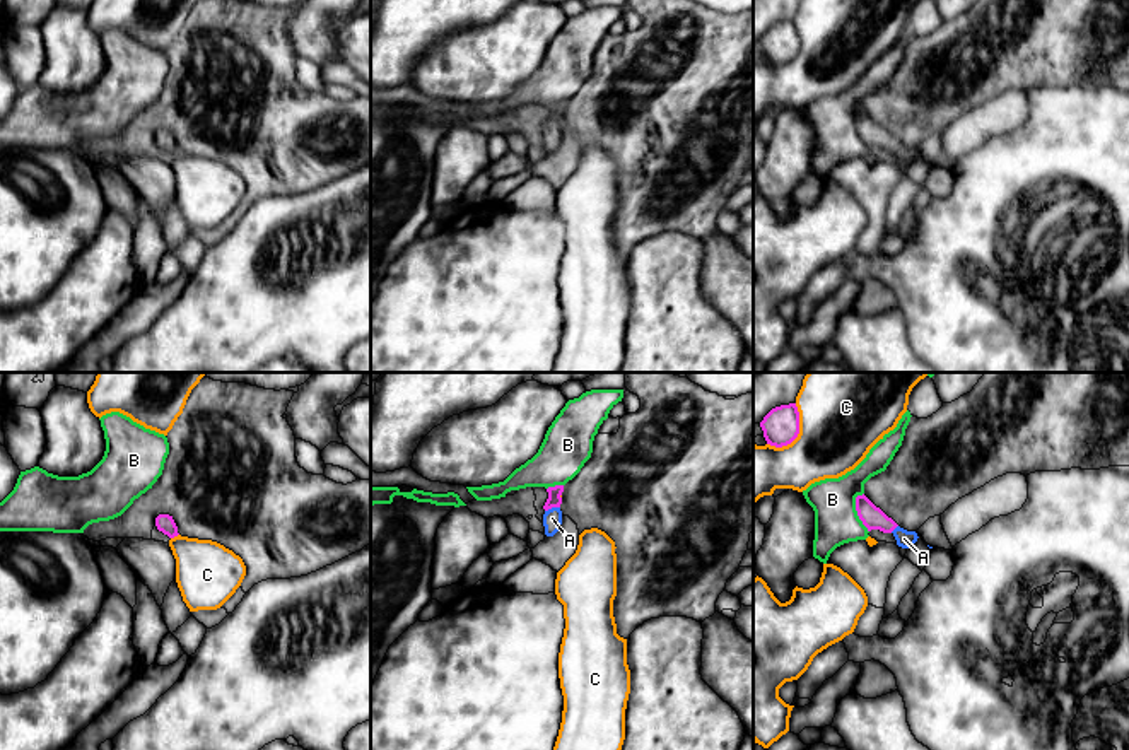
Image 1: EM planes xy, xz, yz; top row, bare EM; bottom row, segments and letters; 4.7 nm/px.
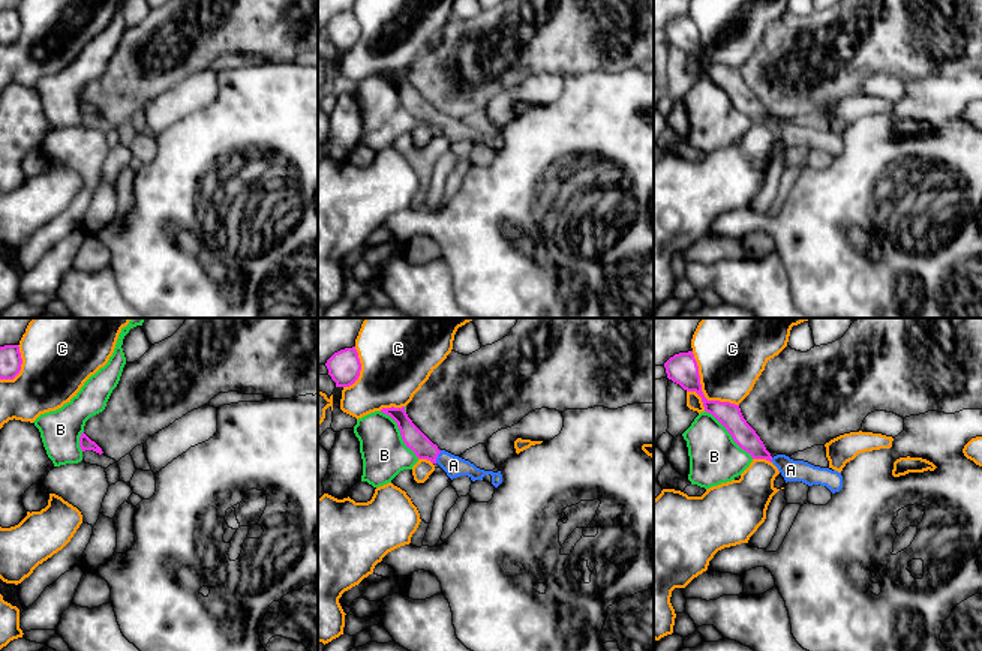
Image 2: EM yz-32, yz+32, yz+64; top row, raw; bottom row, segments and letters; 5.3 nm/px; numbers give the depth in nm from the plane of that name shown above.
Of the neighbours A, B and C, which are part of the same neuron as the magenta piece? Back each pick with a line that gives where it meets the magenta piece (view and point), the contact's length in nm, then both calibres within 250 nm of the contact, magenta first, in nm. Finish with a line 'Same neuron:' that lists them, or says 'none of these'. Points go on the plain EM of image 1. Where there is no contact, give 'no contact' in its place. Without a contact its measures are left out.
A: meets magenta in xz at (552, 123); contact 80 nm long; 70 nm thick on the magenta side, 90 nm on the other
Same neuron: A

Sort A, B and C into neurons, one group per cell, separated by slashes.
A / B / C

